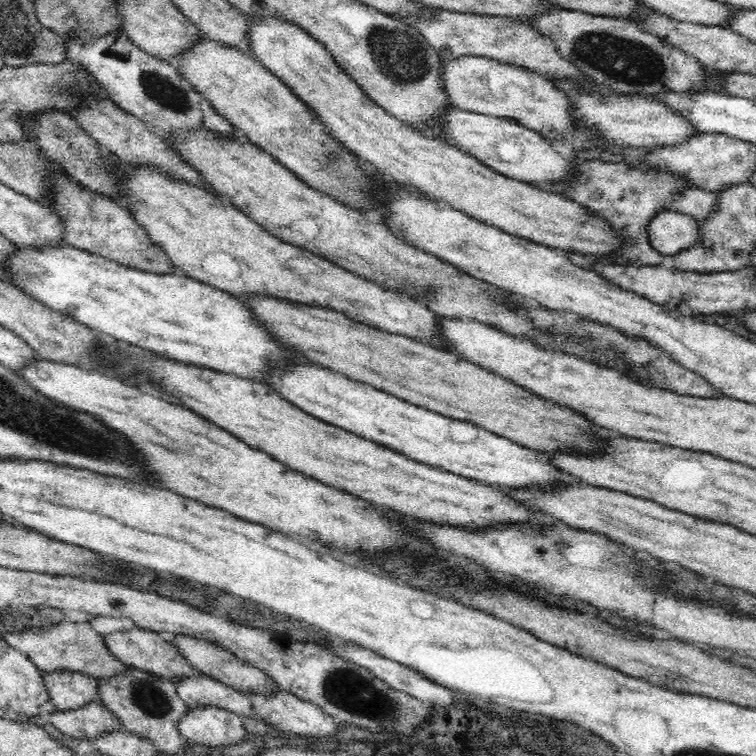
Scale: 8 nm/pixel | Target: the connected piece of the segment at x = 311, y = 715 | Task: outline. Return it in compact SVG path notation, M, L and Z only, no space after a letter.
M279 687L270 692L248 692L246 696L250 699L255 718L268 725L272 724L273 728L282 730L282 732L292 732L292 734L302 734L302 736L332 736L338 730L337 719L326 714L315 704L306 702Z

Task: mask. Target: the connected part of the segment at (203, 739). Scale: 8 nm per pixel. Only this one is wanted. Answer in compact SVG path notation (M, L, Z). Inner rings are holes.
M211 704L186 706L186 714L176 722L176 729L189 742L213 746L230 746L246 736L242 718L234 712Z

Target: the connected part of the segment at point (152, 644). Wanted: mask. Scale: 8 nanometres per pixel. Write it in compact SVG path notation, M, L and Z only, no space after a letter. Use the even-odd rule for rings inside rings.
M131 625L126 630L116 630L112 634L106 634L106 636L102 636L102 639L104 639L106 647L108 647L108 652L112 653L112 656L116 657L121 663L162 675L171 681L176 680L176 678L190 676L190 674L202 673L199 669L188 665L188 661L180 655L178 649L160 633Z

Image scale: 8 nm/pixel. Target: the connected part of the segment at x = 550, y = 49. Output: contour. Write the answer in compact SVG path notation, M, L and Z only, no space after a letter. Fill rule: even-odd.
M419 5L416 11L418 14L410 14L410 16L397 16L397 14L388 14L388 16L416 28L424 37L426 44L436 50L442 59L486 57L498 62L529 68L541 76L544 74L560 78L585 76L578 67L574 67L556 52L556 43L552 43L552 38L544 37L536 29L520 23L513 17L456 12L429 5Z

